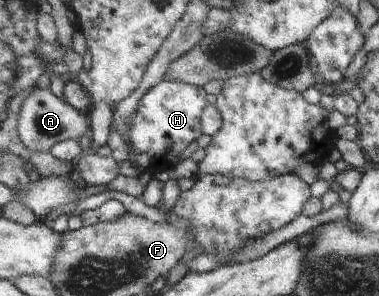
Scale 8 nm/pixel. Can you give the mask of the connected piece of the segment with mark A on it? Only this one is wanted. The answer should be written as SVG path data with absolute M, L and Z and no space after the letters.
M36 86L23 101L17 120L17 132L26 149L32 152L48 153L56 144L69 139L88 140L90 121L88 114L76 111L74 107L69 103L64 103L49 89L42 90Z

